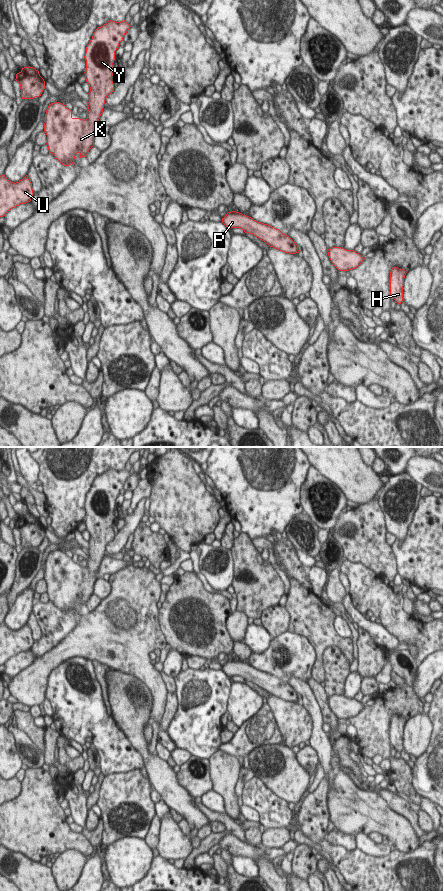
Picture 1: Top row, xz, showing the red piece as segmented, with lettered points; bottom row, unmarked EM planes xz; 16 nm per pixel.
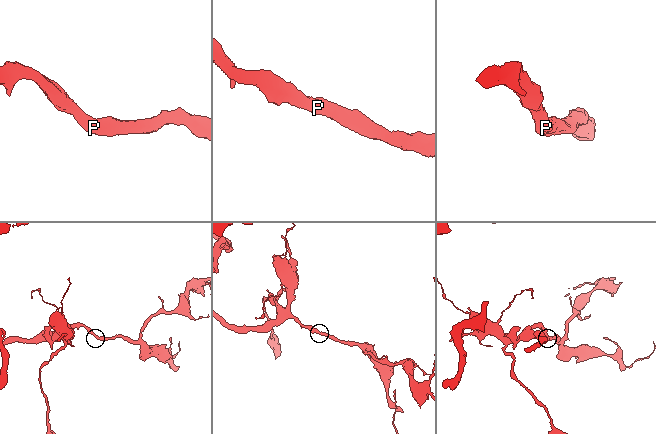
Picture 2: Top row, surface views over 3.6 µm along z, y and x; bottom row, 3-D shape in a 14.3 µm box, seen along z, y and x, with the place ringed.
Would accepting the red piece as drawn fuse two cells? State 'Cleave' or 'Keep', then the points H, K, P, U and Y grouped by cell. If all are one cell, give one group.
Keep. Groups: H K P U Y

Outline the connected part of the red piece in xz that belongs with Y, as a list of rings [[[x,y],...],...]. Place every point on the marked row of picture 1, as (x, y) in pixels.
[[[108,21],[98,27],[86,47],[85,79],[90,92],[88,111],[85,120],[73,118],[72,111],[60,102],[49,104],[44,123],[49,153],[64,166],[73,164],[77,153],[86,157],[94,146],[94,136],[105,100],[114,92],[112,76],[114,73],[115,51],[124,35],[130,30],[130,24]]]

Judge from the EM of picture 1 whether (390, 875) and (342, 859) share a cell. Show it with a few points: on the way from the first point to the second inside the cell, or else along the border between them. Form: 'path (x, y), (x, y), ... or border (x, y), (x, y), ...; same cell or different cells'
path (378, 875), (369, 874), (354, 866); same cell

